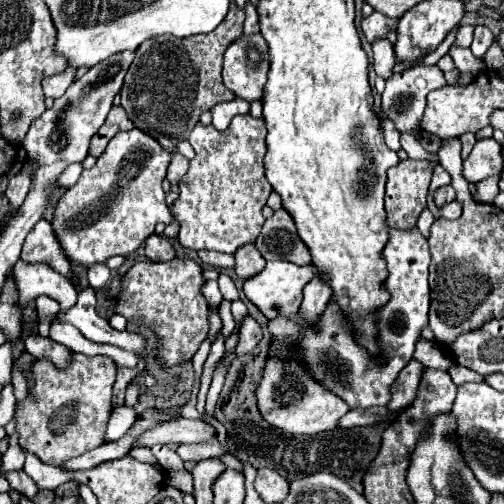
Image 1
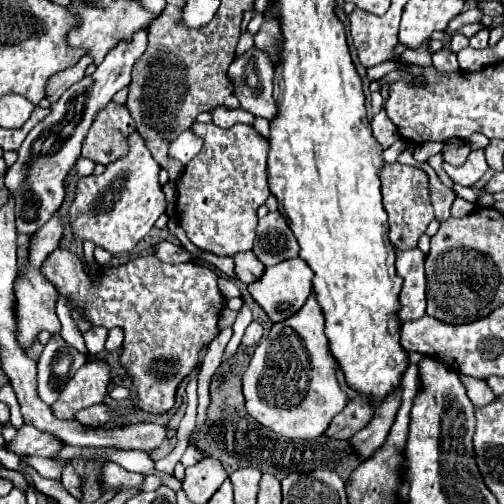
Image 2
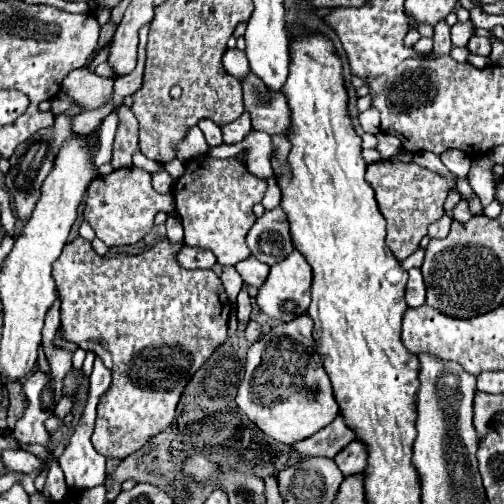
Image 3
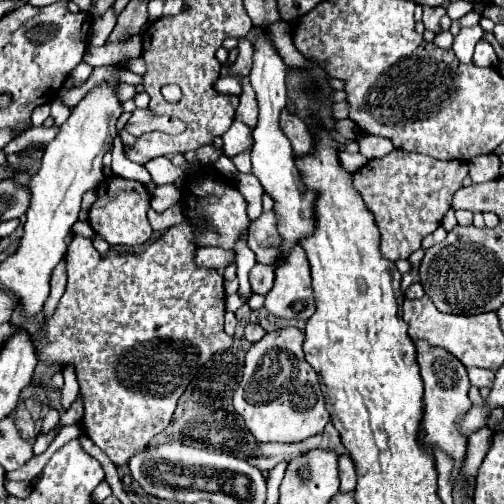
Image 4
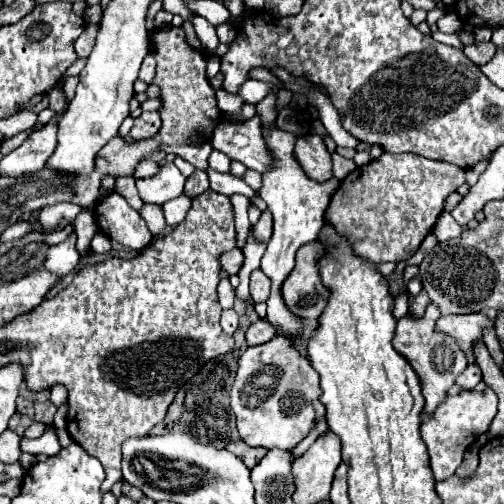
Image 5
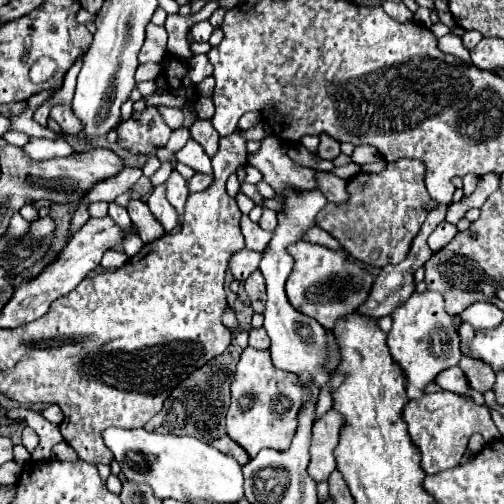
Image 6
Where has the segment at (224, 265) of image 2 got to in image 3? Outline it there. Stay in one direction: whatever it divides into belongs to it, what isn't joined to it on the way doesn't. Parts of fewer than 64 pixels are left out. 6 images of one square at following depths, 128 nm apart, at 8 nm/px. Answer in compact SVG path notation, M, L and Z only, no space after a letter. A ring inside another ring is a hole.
M224 268L224 272L222 272L220 278L222 278L222 284L226 288L226 294L228 294L230 302L234 302L236 300L236 294L244 286L244 280L240 278L240 274L234 268Z

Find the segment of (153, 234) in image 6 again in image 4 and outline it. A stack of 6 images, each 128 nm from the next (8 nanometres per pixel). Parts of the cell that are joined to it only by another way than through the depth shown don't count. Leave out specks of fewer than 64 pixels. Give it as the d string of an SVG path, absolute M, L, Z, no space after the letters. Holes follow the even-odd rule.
M164 184L164 186L158 186L156 190L154 190L154 194L152 194L152 208L156 210L156 212L164 212L164 210L168 210L170 206L174 206L174 204L178 204L178 200L180 200L180 192L176 192L176 188L172 188L172 184Z

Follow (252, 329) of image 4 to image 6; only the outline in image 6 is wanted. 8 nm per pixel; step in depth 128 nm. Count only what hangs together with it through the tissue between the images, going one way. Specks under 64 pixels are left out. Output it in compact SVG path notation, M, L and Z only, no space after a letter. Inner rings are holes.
M264 328L250 332L250 346L256 348L256 350L266 350L268 348L268 334L264 332Z

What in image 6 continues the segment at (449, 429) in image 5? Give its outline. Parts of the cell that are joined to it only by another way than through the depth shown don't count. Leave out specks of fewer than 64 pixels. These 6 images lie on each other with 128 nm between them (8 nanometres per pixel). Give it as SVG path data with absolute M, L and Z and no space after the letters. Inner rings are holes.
M446 390L410 400L402 410L402 420L408 424L408 436L412 444L420 450L420 468L426 474L438 474L442 470L458 466L474 432L480 432L486 444L502 438L490 418L488 406L478 406L474 400L464 400L458 394Z

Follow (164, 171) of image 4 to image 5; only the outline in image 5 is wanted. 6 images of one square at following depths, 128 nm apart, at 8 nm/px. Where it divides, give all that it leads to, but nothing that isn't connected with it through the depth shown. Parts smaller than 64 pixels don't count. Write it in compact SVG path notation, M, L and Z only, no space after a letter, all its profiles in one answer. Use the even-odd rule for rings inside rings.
M142 160L142 162L138 162L138 166L136 166L136 170L134 170L134 178L150 178L150 176L154 176L158 172L158 164L156 162L152 162L152 160Z

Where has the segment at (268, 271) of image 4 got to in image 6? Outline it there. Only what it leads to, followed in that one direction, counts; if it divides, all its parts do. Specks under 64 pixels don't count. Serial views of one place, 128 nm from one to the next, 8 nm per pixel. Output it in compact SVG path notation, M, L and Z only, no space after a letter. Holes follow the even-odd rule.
M256 270L256 272L252 272L248 276L248 280L246 280L246 294L250 298L250 306L254 308L254 312L262 314L266 300L264 300L264 276L262 276L260 270Z

